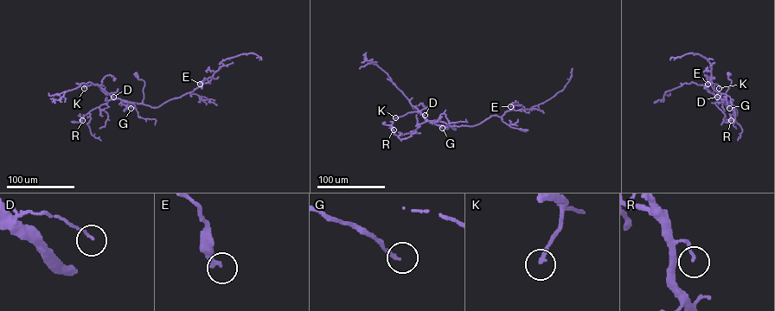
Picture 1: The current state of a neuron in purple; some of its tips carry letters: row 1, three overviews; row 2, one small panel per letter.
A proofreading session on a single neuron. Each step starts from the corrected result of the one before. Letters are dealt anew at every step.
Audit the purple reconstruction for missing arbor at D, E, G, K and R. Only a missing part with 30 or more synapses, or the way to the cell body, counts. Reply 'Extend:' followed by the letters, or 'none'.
Extend: none

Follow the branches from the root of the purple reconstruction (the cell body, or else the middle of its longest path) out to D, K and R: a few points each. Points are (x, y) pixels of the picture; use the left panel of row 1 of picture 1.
D: (136, 74), (144, 82), (143, 102), (130, 102), (113, 97)
K: (136, 74), (144, 83), (144, 99), (139, 104), (114, 98), (96, 84), (84, 88)
R: (136, 74), (144, 82), (142, 102), (112, 99), (91, 110), (82, 120)

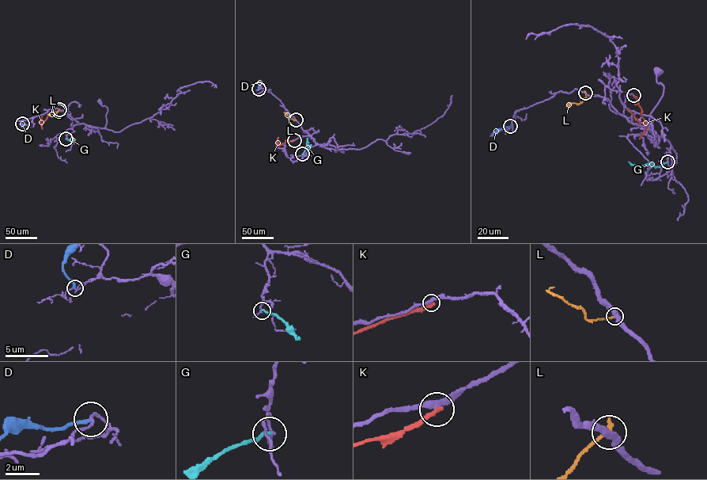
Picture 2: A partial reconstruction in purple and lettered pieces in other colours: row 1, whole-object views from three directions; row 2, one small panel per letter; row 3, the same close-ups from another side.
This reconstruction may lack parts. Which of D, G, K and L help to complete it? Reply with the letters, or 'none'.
none

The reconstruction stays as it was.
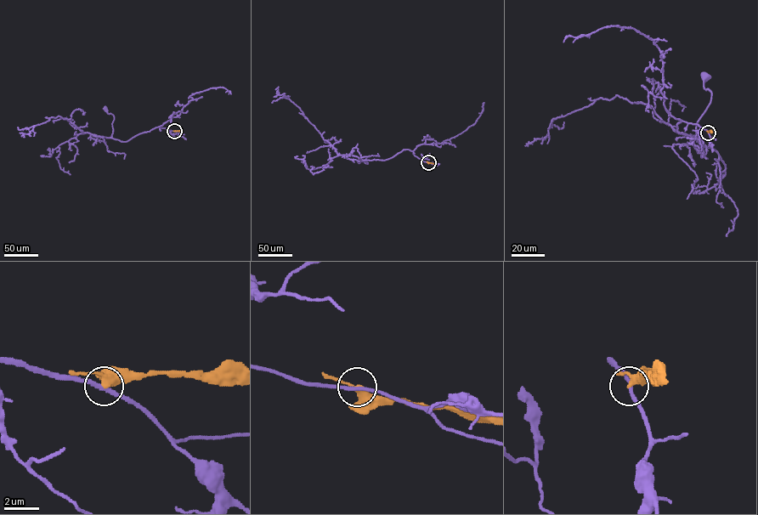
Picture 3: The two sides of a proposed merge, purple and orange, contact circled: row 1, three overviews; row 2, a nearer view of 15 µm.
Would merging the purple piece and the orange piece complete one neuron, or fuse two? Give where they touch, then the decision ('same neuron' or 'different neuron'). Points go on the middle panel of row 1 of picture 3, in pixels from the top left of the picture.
place (428, 162); different neuron

